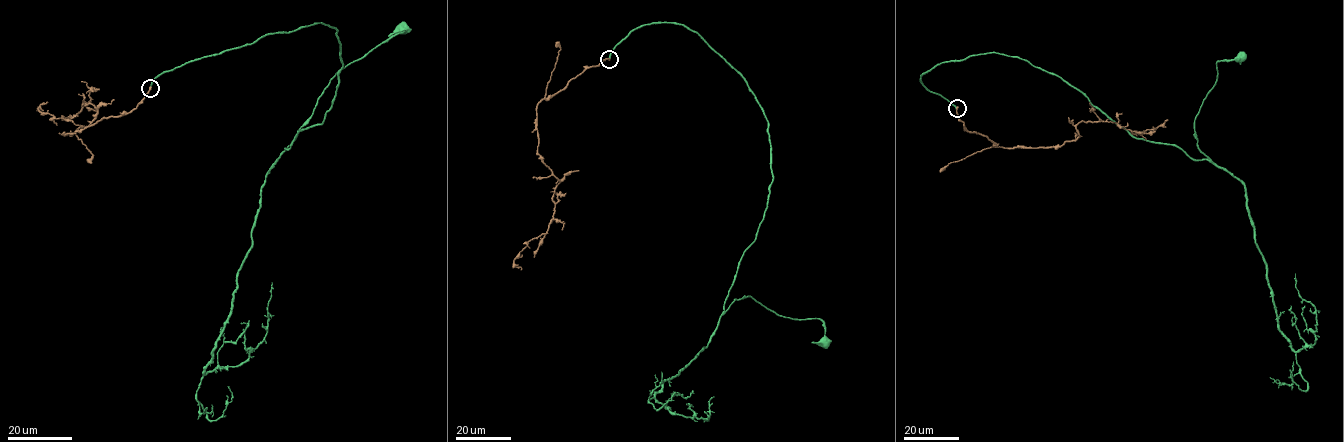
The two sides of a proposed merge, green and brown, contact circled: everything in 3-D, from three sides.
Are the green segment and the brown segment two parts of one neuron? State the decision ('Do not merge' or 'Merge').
Merge

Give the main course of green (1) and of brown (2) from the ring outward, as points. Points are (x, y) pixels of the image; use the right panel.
1: (956, 108), (921, 76), (973, 55), (1017, 56), (1135, 137), (1209, 160), (1195, 117), (1217, 62), (1242, 56)
2: (956, 108), (965, 129), (1003, 148), (1060, 147), (1079, 136), (1082, 121), (1116, 122), (1139, 134), (1168, 119)

